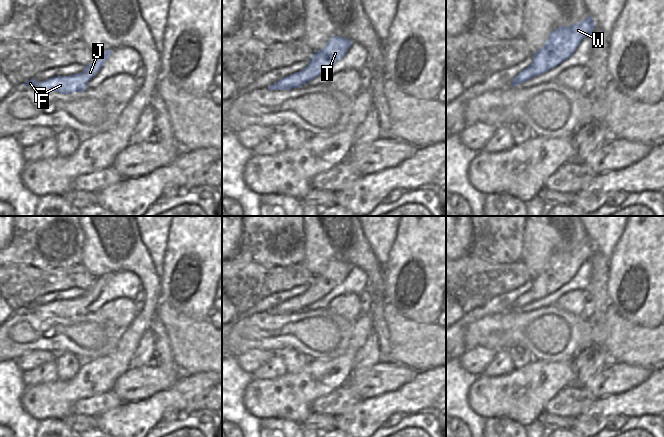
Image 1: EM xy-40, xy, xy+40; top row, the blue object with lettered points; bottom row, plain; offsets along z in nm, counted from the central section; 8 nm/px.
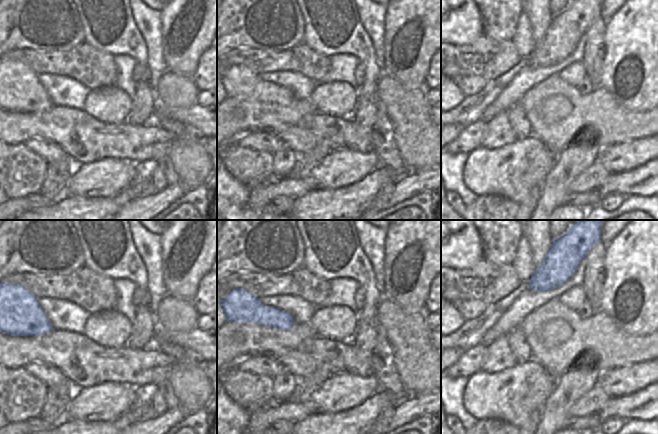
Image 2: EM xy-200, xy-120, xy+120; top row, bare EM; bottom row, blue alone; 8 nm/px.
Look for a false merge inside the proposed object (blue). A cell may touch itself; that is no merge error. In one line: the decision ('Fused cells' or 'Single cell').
Single cell

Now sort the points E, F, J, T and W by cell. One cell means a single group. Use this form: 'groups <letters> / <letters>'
groups E F J T W

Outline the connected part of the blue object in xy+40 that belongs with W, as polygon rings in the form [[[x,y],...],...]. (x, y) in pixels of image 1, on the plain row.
[[[587,240],[585,244],[577,248],[561,250],[553,254],[546,267],[534,276],[532,287],[514,301],[512,310],[539,300],[570,282],[578,269],[592,258],[595,251],[592,242]]]

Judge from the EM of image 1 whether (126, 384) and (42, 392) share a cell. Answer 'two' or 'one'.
two

